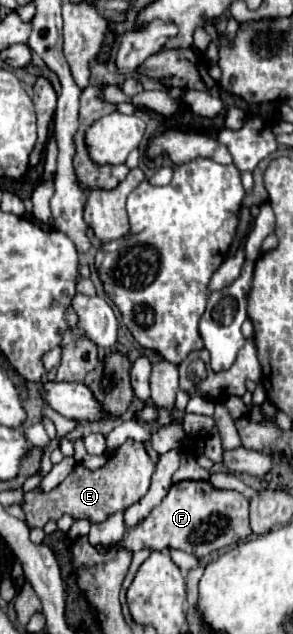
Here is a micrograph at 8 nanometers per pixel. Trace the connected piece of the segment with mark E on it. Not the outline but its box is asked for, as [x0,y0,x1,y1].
[22,440,156,528]

